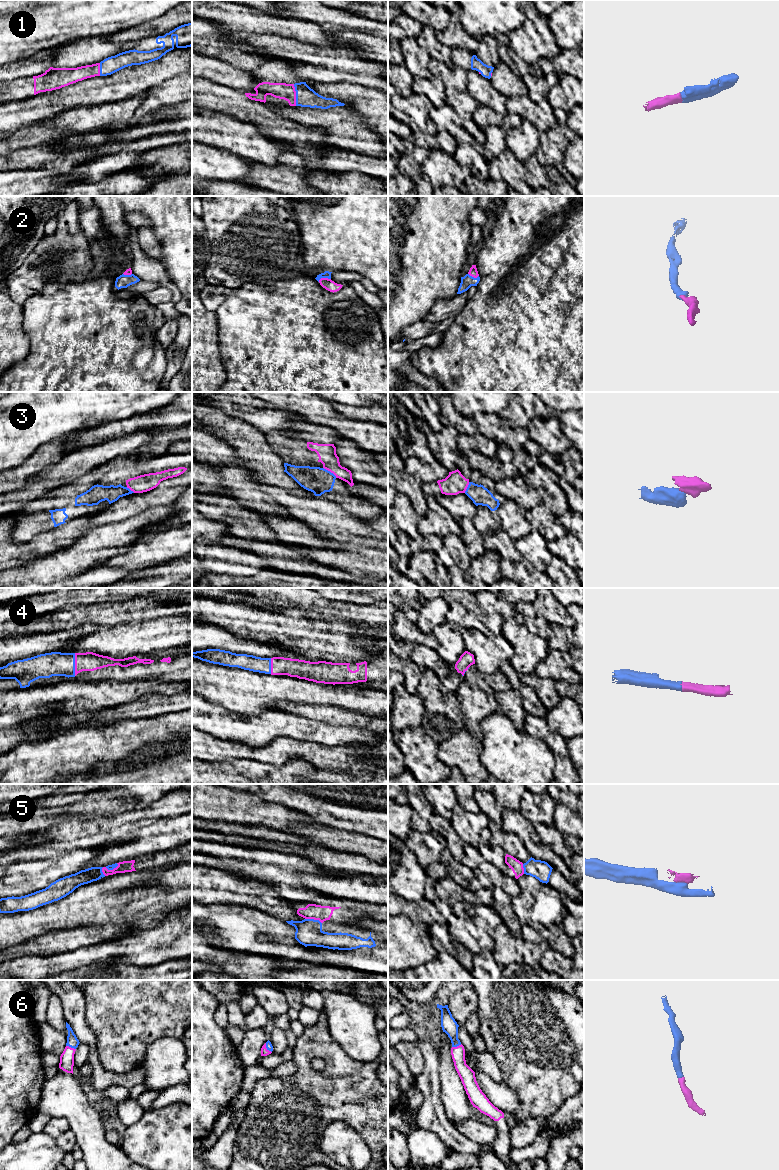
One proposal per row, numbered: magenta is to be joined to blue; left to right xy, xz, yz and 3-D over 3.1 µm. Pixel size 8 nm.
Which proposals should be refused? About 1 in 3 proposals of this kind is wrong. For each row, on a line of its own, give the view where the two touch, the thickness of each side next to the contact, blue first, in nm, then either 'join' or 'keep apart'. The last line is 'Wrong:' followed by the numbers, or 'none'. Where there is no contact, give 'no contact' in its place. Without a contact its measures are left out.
1: contact in xz; calibres 160 and 130 nm; join
2: contact in xz; calibres 60 and 90 nm; join
3: contact in xz; calibres 220 and 150 nm; keep apart
4: contact in xy; calibres 190 and 160 nm; join
5: contact in xz; calibres 220 and 130 nm; join
6: contact in xy; calibres 90 and 110 nm; join
Wrong: 3

